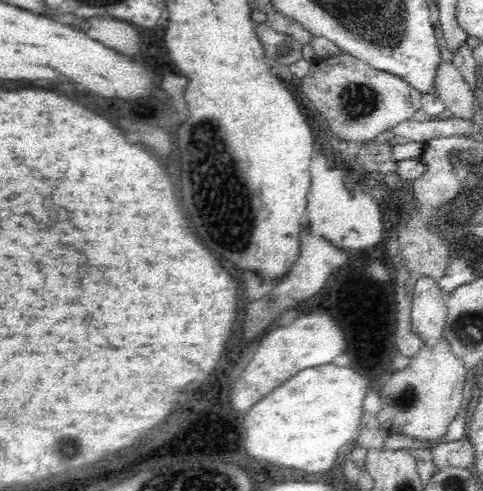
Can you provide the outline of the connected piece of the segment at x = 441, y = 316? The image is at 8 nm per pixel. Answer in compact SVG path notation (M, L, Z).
M421 274L411 294L411 327L422 339L422 344L432 346L443 334L447 319L447 296L434 277Z

